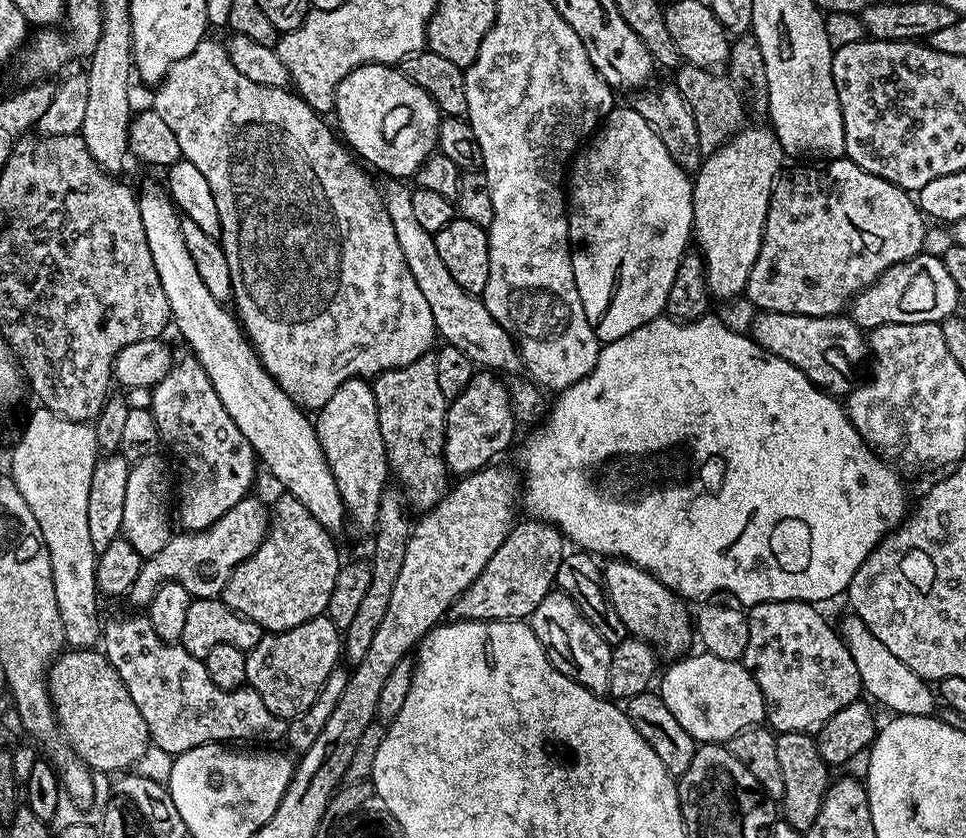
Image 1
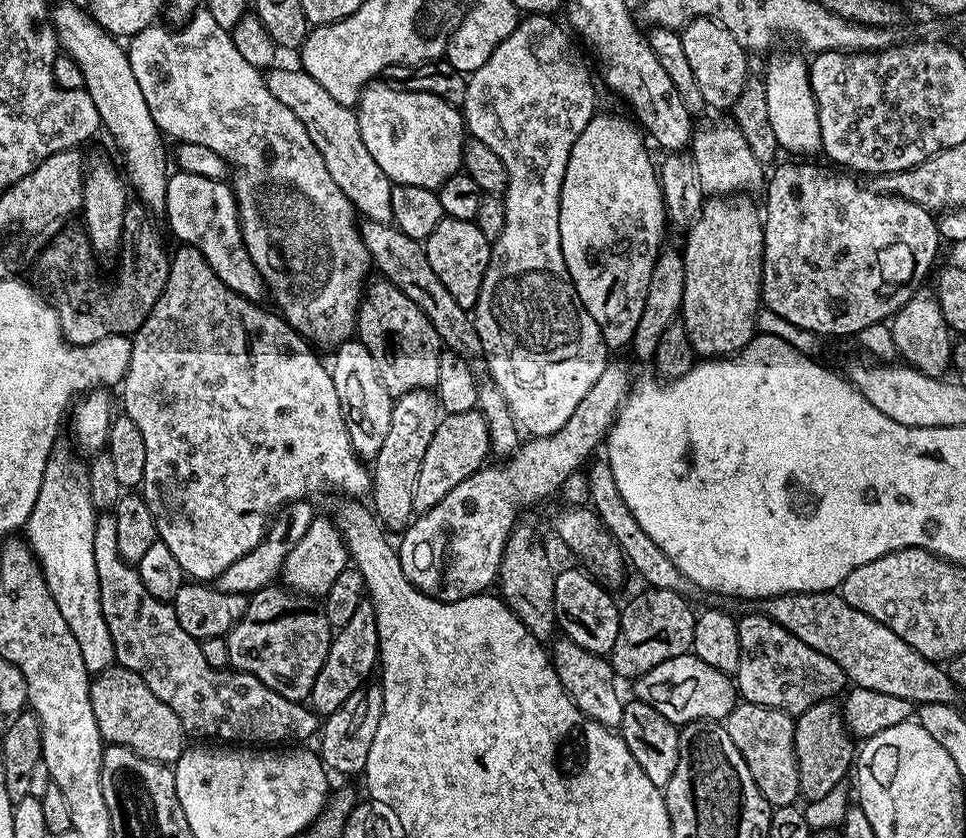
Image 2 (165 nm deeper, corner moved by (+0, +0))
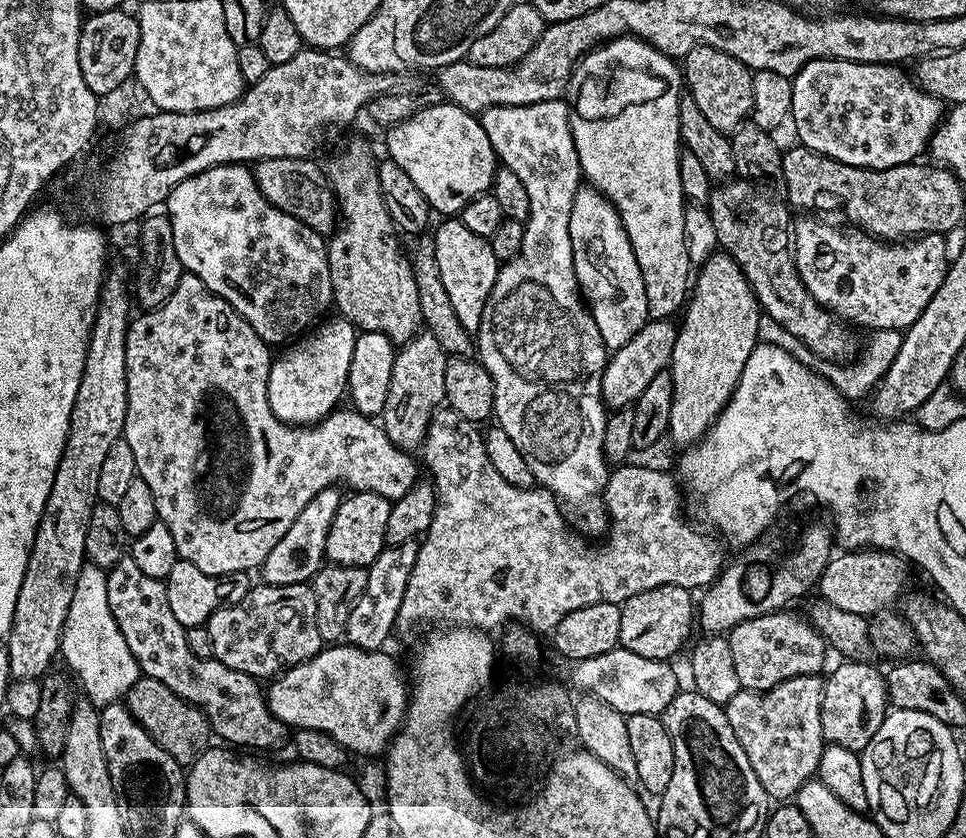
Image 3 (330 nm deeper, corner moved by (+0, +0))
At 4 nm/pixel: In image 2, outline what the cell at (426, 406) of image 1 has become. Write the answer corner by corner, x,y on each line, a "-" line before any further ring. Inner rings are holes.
382,278
377,281
365,289
356,334
370,351
380,380
394,398
415,388
435,389
442,343
433,323
397,287

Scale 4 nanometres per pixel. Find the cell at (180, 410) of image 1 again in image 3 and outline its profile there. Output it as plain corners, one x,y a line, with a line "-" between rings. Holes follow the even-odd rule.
185,272
178,278
178,286
174,286
174,294
170,294
170,298
166,298
166,302
157,308
150,308
139,313
135,319
128,325
128,333
126,334
126,422
124,423
124,435
122,439
130,446
131,452
134,454
134,462
136,463
136,474
139,480
146,482
146,486
150,486
150,494
154,494
154,506
156,507
156,515
159,523
166,526
166,530
170,530
170,535
174,538
174,546
176,547
176,555
181,560
190,562
194,566
198,566
198,570
202,570
202,574
210,574
211,576
225,576
226,574
234,574
235,572
251,573
253,570
259,569
263,564
266,554
270,554
270,550
274,550
274,546
278,546
278,542
282,542
282,534
286,534
286,530
290,530
290,526
294,526
294,518
298,518
298,514
302,514
304,507
310,502
310,498
314,498
314,494
322,494
322,490
333,486
343,486
352,492
373,492
374,494
382,494
382,498
387,500
401,500
411,488
418,482
416,476
416,464
418,468
418,460
416,460
411,451
394,446
394,442
390,442
390,438
385,434
383,427
375,419
364,416
355,410
337,410
324,417
319,424
311,426
293,426
284,424
270,410
270,402
268,401
268,375
272,369
274,359
273,349
262,338
258,338
258,334
254,334
254,326
250,326
250,322
246,322
246,318
242,318
242,314
238,314
238,310
234,310
234,306
230,306
230,302
226,302
222,298
218,298
218,294
214,294
202,282
202,278
198,278
192,272

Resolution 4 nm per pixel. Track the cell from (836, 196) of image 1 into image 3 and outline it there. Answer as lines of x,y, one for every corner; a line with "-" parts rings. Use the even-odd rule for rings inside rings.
804,214
800,221
794,224
794,255
796,258
796,269
802,278
802,282
806,286
806,290
810,290
810,294
814,299
832,313
833,316
839,316
841,320
849,325
857,326
861,324
867,330
877,329
899,329
907,330
910,325
918,318
918,314
922,314
922,310
926,310
926,302
930,302
930,298
934,298
934,294
938,294
938,286
942,286
942,278
946,278
948,273
948,265
950,263
946,254
946,242
943,235
939,232
930,232
915,238
909,238
903,242
885,242
877,240
874,236
869,236
867,232
861,232
855,226
843,226
839,228
836,224
827,224
824,220
815,220
815,215

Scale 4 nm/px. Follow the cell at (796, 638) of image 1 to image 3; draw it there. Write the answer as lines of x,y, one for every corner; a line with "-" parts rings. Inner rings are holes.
792,610
771,612
738,622
738,626
727,633
730,655
734,657
734,671
738,673
741,689
765,692
790,678
814,676
821,671
826,643
816,627
803,615
800,616
795,616

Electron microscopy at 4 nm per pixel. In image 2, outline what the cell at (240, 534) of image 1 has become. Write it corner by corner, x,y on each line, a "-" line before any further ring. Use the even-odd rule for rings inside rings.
307,499
296,500
293,504
288,504
280,509
272,517
272,522
269,524
268,532
262,538
262,542
258,542
258,546
254,546
254,550
250,550
250,554
238,558
238,562
234,562
234,566
226,566
223,574
216,577
214,587
223,592
243,596
269,587
275,581
272,579
275,576
277,579
283,573
284,563
290,550
294,550
294,546
298,546
302,534
306,534
306,530
310,530
314,509
308,503

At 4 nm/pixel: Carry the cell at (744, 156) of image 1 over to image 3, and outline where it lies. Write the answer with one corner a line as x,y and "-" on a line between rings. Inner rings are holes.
718,250
704,264
699,265
694,283
690,288
690,299
683,309
684,321
679,321
674,342
674,354
670,371
674,382
674,407
670,410
670,426
667,439
679,446
691,446
708,433
709,426
720,419
720,413
728,406
728,399
742,378
742,366
758,343
758,324
762,309
750,282
742,274
738,262
723,250

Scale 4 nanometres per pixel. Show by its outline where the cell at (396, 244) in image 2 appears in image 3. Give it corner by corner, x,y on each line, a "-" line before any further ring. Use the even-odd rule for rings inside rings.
266,158
254,164
254,175
262,194
278,210
298,218
310,230
328,234
337,227
338,205
328,173
312,158

